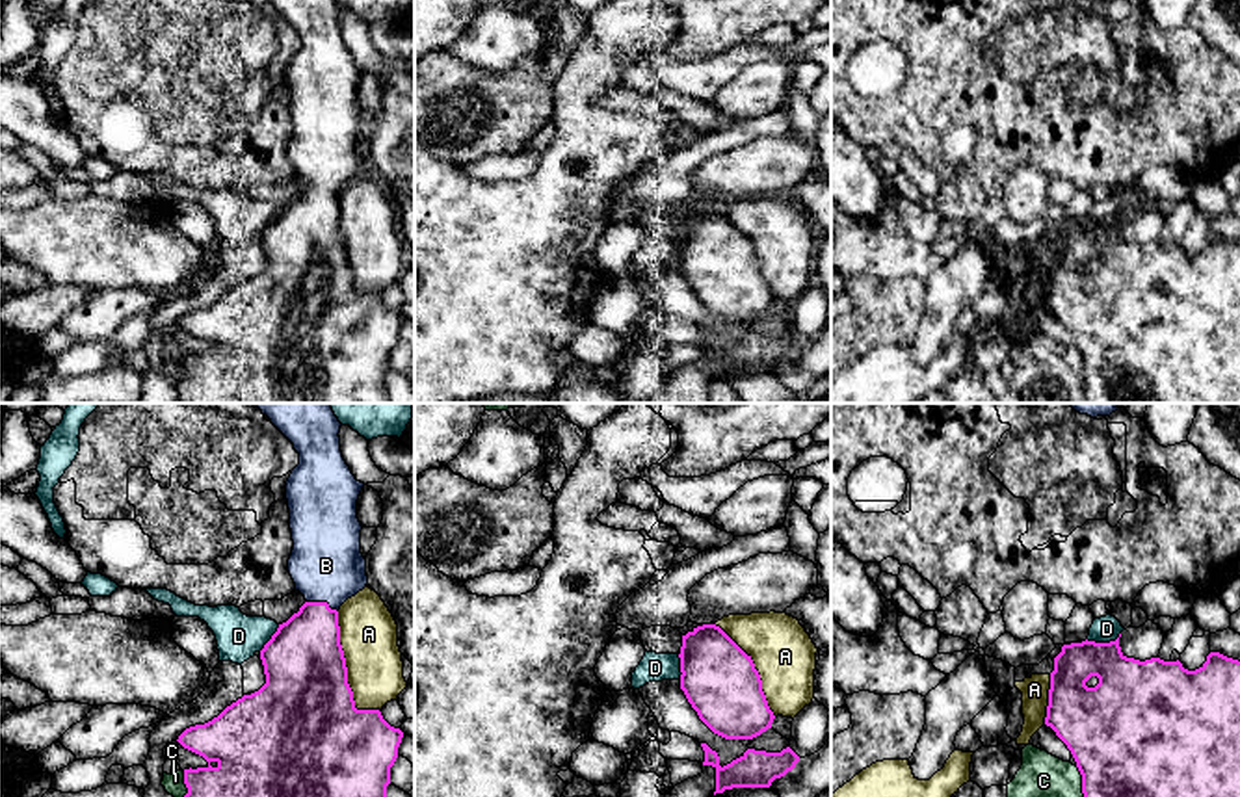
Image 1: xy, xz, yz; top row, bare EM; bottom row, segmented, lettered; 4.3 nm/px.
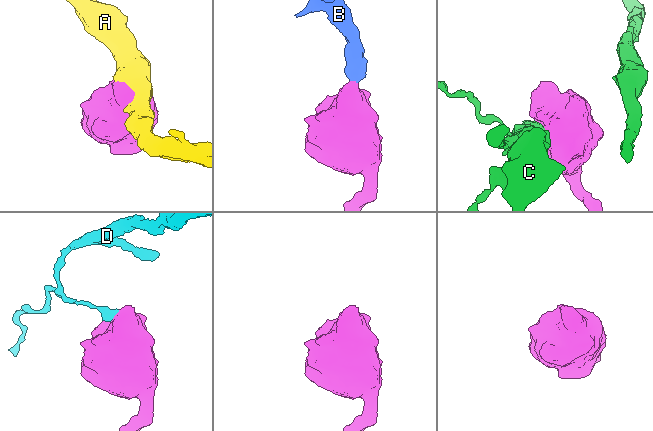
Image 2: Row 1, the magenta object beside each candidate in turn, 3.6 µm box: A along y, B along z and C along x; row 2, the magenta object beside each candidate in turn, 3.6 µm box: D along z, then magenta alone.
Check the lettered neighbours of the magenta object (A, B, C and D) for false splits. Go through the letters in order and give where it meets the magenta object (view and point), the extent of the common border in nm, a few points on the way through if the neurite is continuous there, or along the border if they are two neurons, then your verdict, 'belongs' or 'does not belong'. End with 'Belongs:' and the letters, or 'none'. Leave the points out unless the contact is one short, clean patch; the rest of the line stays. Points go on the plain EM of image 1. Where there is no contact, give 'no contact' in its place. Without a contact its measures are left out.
A: contact xy (346, 255); length 480 nm; does not belong
B: contact xy (322, 186); length 140 nm; way xy (303, 240), (322, 186), (326, 149); belongs
C: contact xy (186, 370); length 140 nm; does not belong
D: contact yz (1103, 227); length 160 nm; does not belong
Belongs: B

